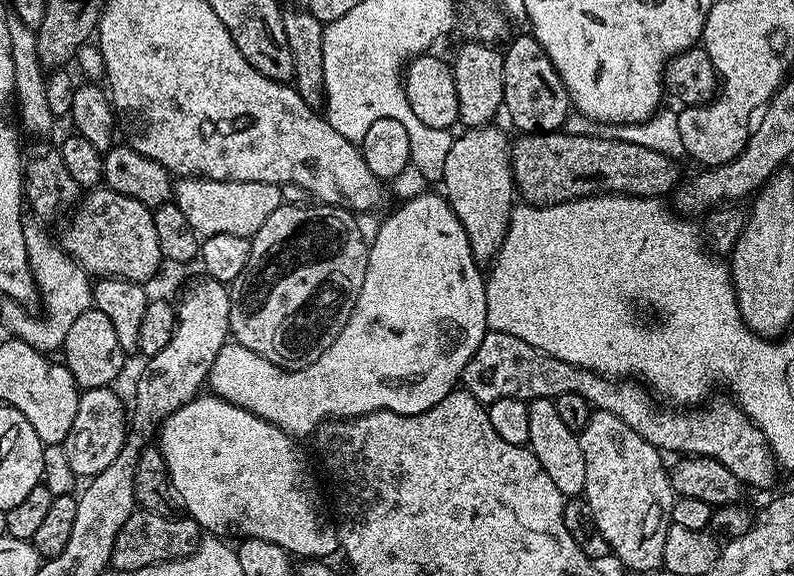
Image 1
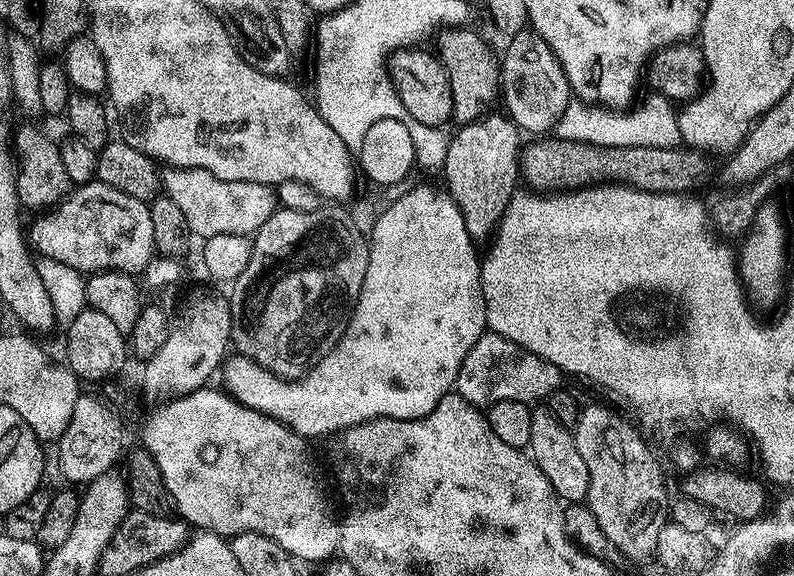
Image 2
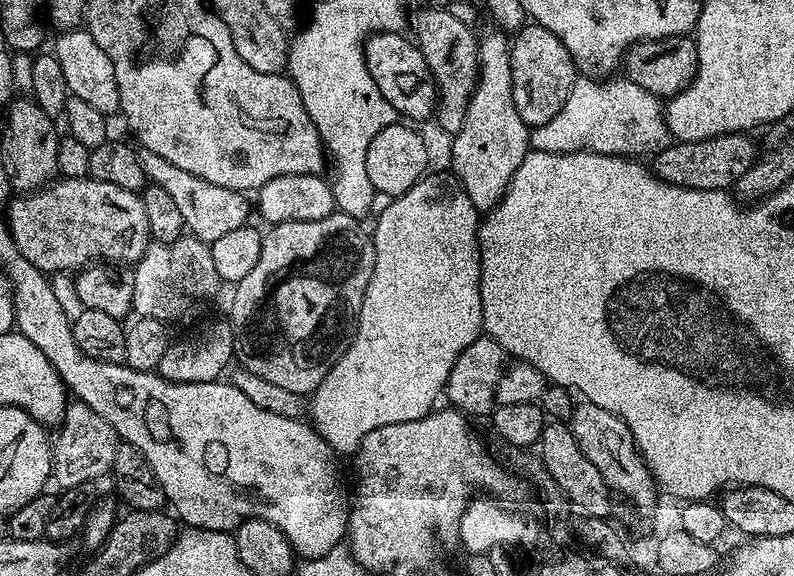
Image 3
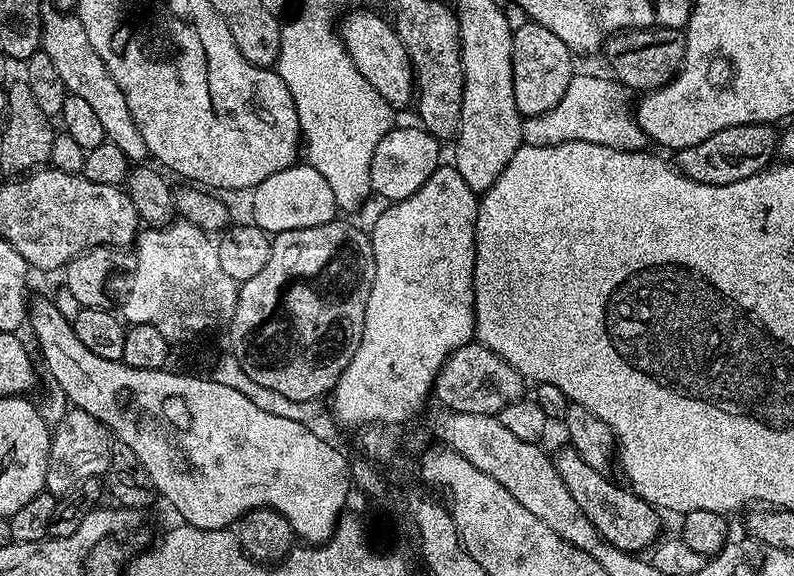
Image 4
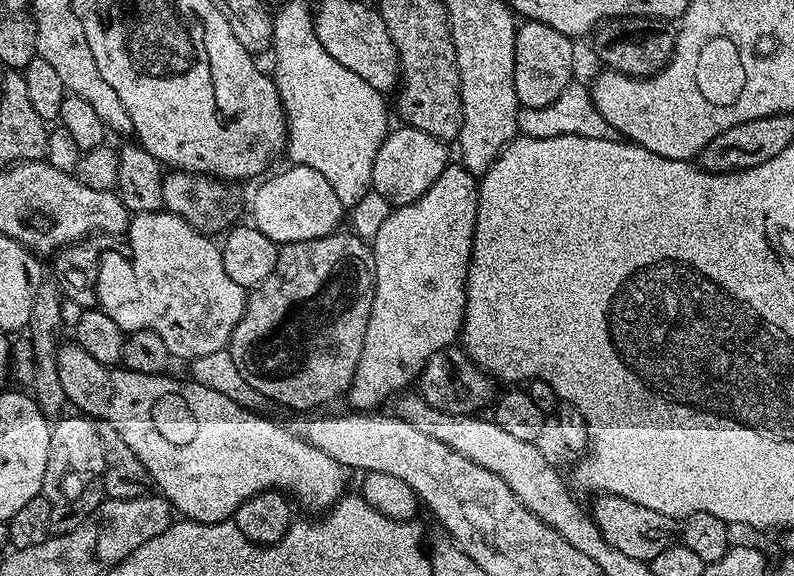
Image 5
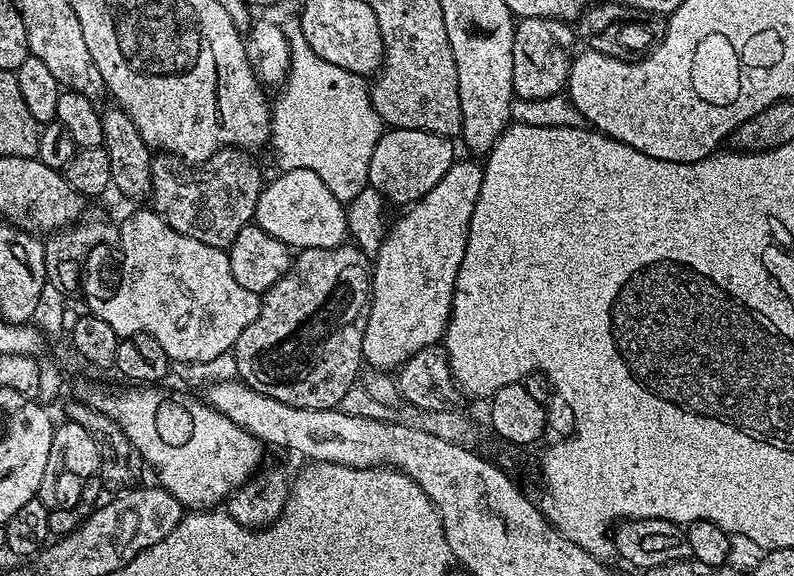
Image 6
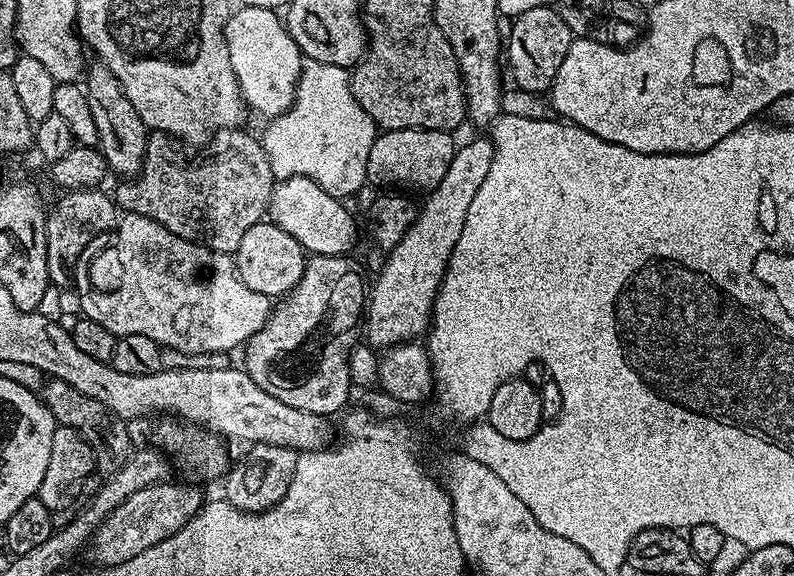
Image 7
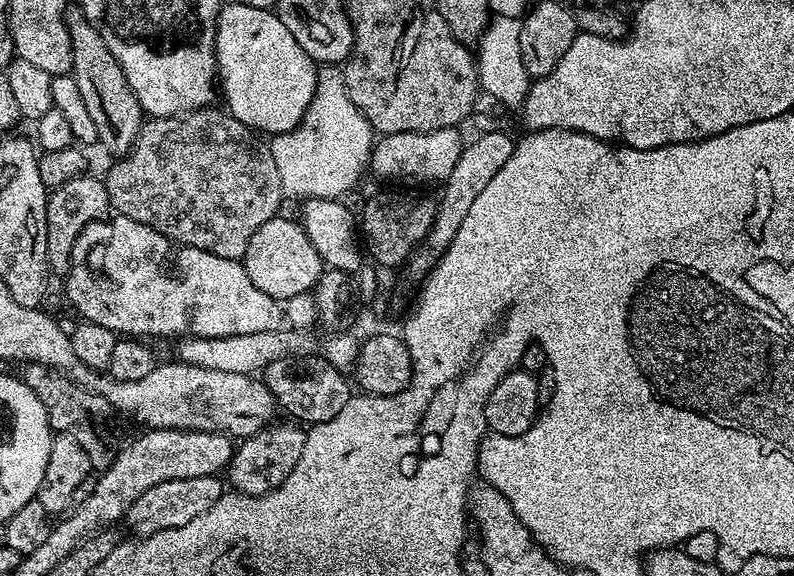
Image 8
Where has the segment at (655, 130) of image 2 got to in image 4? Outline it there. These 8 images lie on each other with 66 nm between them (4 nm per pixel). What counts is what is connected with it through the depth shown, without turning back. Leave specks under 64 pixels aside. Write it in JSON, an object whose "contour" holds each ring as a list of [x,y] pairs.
{"contour":[[[573,73],[566,94],[553,110],[523,119],[522,142],[530,146],[550,146],[580,141],[627,152],[643,151],[648,139],[635,115],[627,110],[628,90],[613,77],[605,76]]]}

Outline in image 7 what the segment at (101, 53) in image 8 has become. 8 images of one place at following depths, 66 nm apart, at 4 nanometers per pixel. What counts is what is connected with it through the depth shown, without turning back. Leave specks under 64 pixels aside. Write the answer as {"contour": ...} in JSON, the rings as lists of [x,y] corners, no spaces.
{"contour":[[[96,62],[87,69],[86,91],[94,122],[98,125],[98,147],[108,163],[109,173],[120,175],[120,178],[139,176],[144,165],[144,155],[148,145],[149,129],[145,128],[142,118],[138,118],[138,110],[130,106],[130,98],[121,90],[118,78],[110,74],[105,64]]]}

